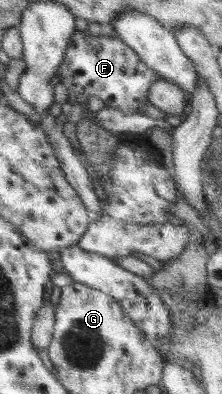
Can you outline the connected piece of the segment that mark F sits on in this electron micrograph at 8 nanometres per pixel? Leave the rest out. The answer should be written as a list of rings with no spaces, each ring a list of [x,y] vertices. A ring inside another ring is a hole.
[[[77,29],[70,36],[64,60],[54,75],[59,77],[68,93],[80,100],[100,107],[116,108],[124,114],[144,112],[142,105],[148,102],[148,89],[160,79],[152,68],[138,60],[137,52],[117,36],[103,33],[95,37]]]

